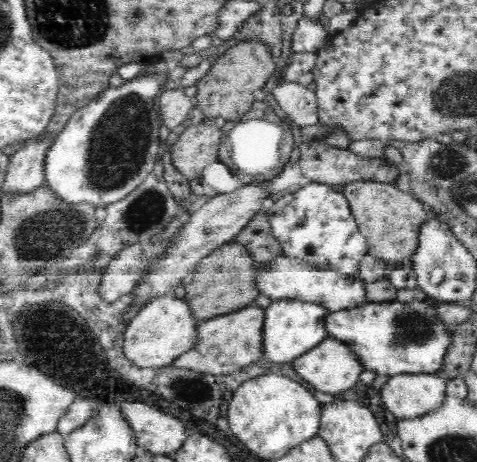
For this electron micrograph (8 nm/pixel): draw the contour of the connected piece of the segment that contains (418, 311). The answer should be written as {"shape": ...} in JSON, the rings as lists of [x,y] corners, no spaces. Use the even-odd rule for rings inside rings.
{"shape":[[[365,302],[359,307],[350,307],[342,311],[330,312],[326,320],[328,337],[342,341],[351,346],[358,353],[359,360],[363,366],[378,374],[396,375],[418,375],[419,373],[435,373],[443,368],[448,348],[451,346],[450,334],[446,330],[449,326],[440,317],[438,307],[436,310],[424,302]]]}

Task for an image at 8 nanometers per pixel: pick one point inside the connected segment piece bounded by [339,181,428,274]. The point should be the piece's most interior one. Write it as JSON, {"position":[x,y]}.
{"position":[389,219]}

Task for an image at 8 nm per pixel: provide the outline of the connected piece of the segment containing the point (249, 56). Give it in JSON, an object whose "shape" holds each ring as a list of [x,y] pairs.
{"shape":[[[260,39],[238,41],[225,50],[213,62],[212,68],[197,82],[194,98],[195,116],[204,120],[206,117],[240,120],[244,112],[250,110],[254,102],[254,92],[264,88],[264,84],[274,72],[275,60],[272,49]]]}

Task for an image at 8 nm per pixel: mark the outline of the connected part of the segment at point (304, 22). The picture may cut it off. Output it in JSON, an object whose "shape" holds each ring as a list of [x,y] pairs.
{"shape":[[[304,14],[293,33],[291,49],[295,53],[317,51],[330,36],[326,22],[311,19]]]}

